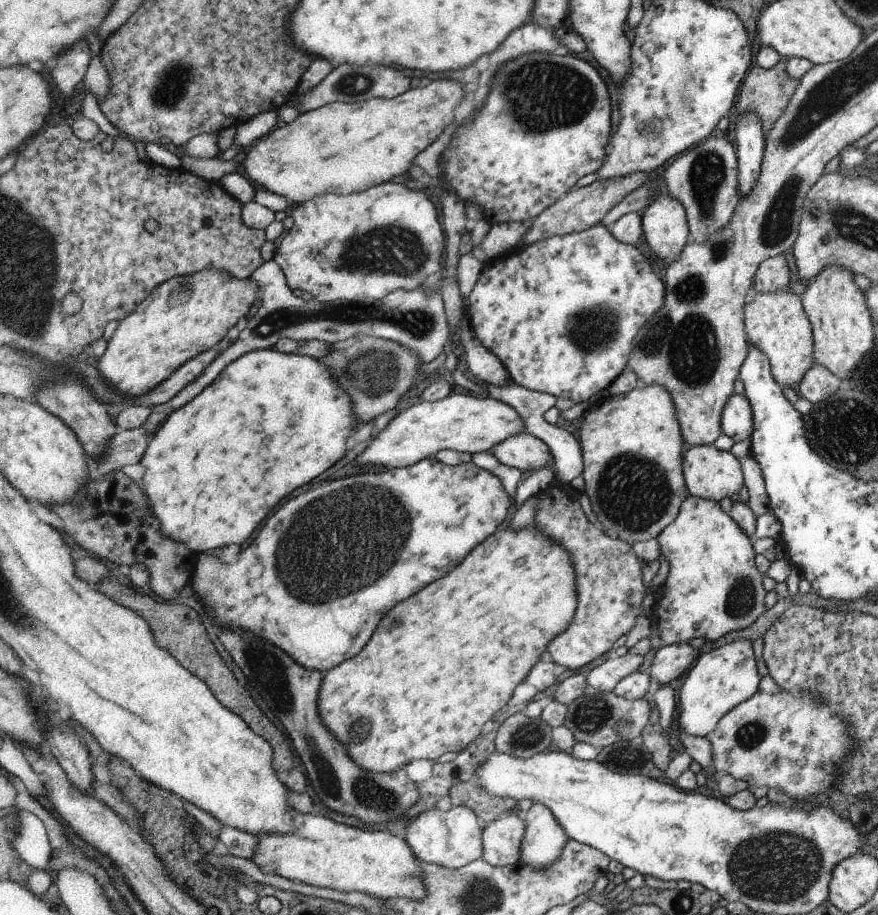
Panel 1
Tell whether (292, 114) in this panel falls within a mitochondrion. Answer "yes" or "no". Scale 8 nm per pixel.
no

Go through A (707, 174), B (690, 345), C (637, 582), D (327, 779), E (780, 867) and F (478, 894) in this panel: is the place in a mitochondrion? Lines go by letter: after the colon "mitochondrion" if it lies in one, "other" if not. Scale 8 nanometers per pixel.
A: mitochondrion
B: mitochondrion
C: other
D: mitochondrion
E: mitochondrion
F: mitochondrion

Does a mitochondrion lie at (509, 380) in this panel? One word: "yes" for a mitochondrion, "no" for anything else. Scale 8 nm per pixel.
no

